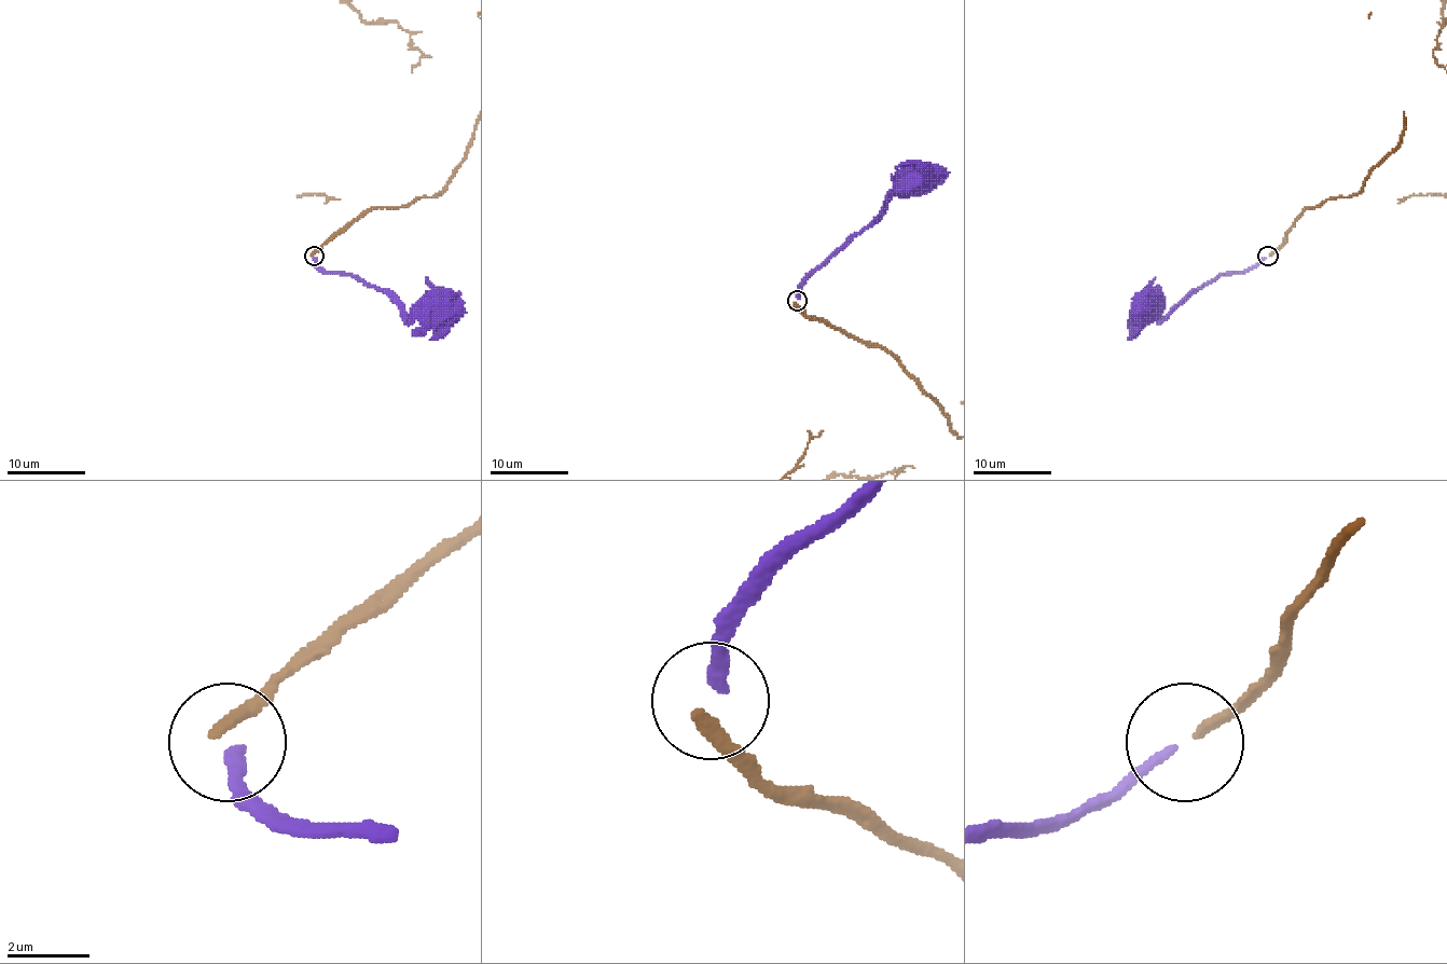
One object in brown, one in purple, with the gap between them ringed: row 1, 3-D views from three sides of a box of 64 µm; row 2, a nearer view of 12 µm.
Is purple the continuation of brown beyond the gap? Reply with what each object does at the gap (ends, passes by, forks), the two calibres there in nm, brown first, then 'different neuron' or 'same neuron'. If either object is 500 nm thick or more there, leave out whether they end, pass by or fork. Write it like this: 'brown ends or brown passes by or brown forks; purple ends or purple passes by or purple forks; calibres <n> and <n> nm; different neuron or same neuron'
brown ends; purple ends; calibres 280 and 280 nm; different neuron

